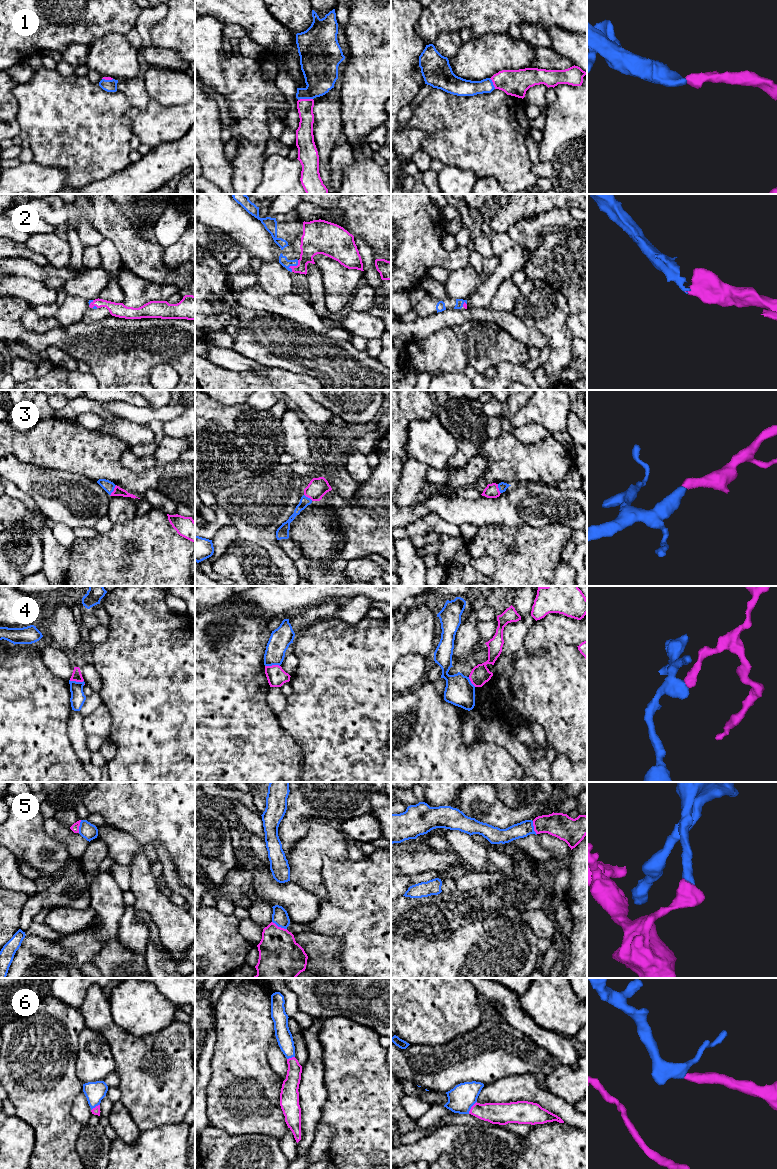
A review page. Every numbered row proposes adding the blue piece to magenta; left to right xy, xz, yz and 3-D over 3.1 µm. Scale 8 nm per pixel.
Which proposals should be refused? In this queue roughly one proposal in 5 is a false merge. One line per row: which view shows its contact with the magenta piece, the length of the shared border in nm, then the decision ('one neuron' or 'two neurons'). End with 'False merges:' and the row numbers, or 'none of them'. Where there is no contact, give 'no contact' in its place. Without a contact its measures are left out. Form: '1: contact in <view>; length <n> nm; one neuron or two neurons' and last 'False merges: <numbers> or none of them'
1: contact in xz; length 120 nm; one neuron
2: contact in xz; length 110 nm; one neuron
3: contact in xy; length 100 nm; one neuron
4: contact in xz; length 120 nm; two neurons
5: contact in xz; length 140 nm; one neuron
6: contact in yz; length 120 nm; one neuron
False merges: 4

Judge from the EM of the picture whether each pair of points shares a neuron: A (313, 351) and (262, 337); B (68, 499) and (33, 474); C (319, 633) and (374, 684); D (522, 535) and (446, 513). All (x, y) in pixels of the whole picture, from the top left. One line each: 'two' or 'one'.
A: one
B: one
C: one
D: two

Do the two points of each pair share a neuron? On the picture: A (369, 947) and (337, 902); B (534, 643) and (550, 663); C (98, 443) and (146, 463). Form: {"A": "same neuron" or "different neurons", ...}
{"A": "same neuron", "B": "different neurons", "C": "different neurons"}

